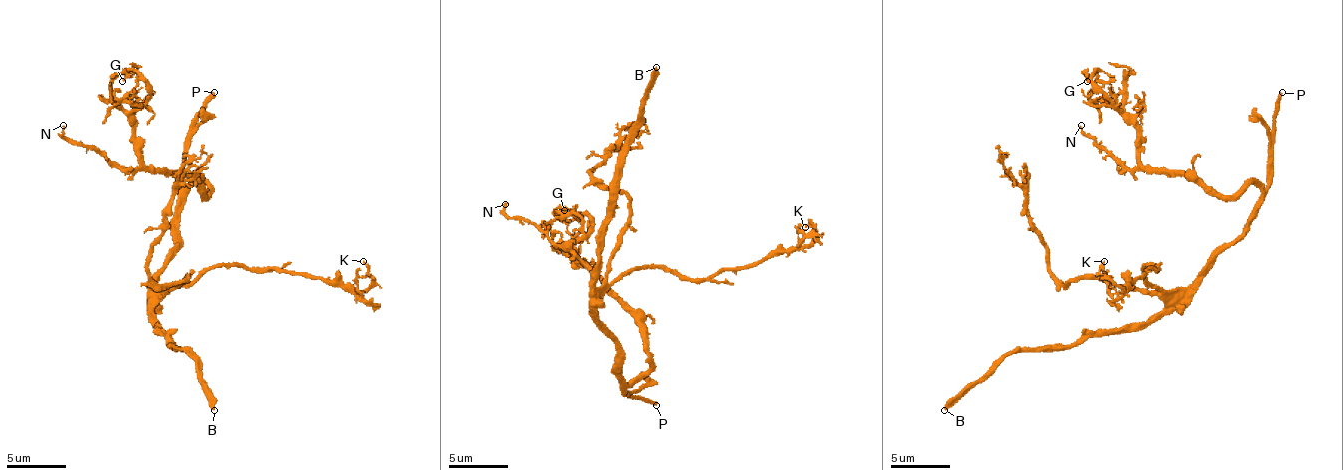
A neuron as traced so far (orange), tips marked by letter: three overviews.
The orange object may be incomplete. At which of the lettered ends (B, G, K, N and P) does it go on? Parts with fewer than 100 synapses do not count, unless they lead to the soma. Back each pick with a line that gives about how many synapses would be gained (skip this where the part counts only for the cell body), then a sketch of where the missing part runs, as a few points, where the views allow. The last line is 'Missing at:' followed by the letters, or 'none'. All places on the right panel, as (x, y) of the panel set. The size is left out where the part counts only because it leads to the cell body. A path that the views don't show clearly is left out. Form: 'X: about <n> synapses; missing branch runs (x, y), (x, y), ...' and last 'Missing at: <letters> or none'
B: about 400 synapses
P: missing branch runs (1282, 92), (1279, 69), (1291, 57), (1282, 48), (1285, 27), (1273, 36), (1279, 48), (1276, 90)
Missing at: B, P

